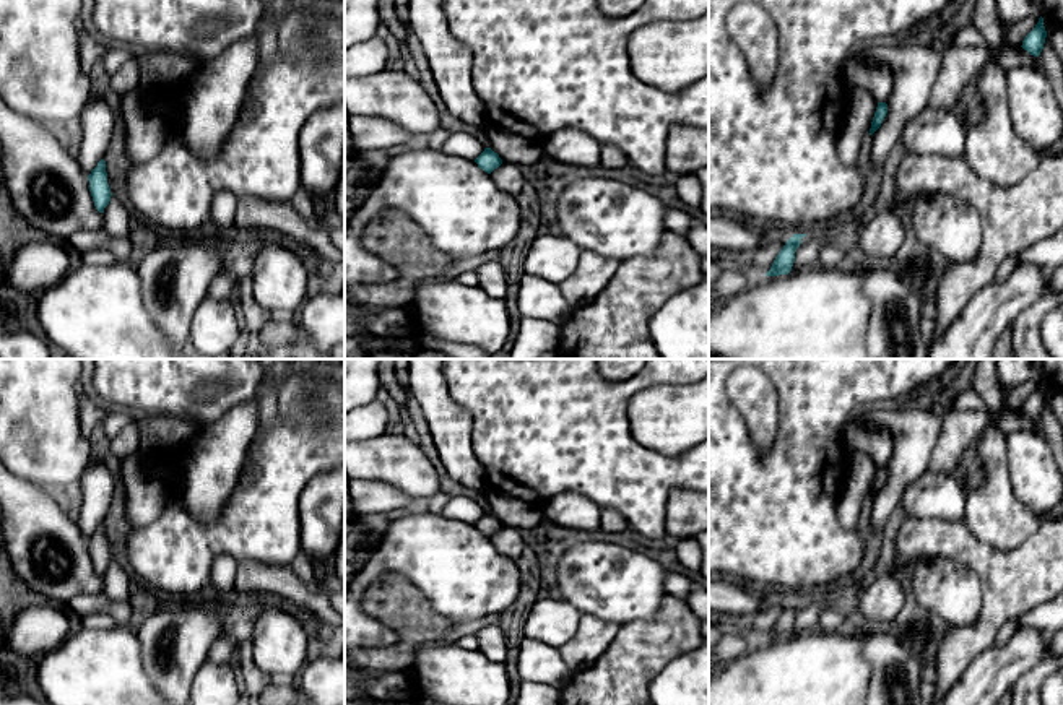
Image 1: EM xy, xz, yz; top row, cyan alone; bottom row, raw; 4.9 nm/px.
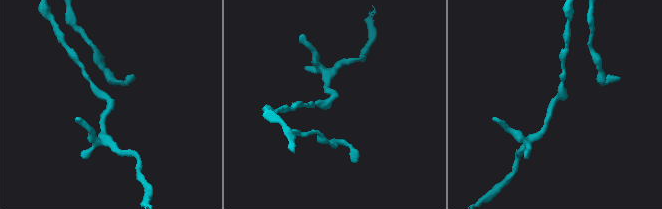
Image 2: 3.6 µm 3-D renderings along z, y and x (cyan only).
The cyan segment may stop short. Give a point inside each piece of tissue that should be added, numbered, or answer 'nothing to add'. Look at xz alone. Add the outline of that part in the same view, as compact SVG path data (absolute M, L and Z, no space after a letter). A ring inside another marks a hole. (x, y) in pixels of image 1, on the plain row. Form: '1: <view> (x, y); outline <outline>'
nothing to add

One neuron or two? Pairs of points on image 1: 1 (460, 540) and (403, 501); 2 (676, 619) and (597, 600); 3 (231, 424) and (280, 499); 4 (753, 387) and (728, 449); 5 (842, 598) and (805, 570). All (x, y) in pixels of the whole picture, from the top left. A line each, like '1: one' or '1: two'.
1: two
2: two
3: two
4: two
5: two

